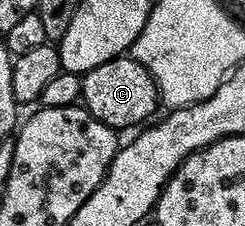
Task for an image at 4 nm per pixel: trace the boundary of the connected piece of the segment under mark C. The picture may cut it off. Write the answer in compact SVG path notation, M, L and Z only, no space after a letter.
M127 54L102 61L102 65L85 71L80 80L80 99L92 116L113 129L139 128L147 124L153 118L151 115L155 113L156 106L160 107L162 103L155 77Z

